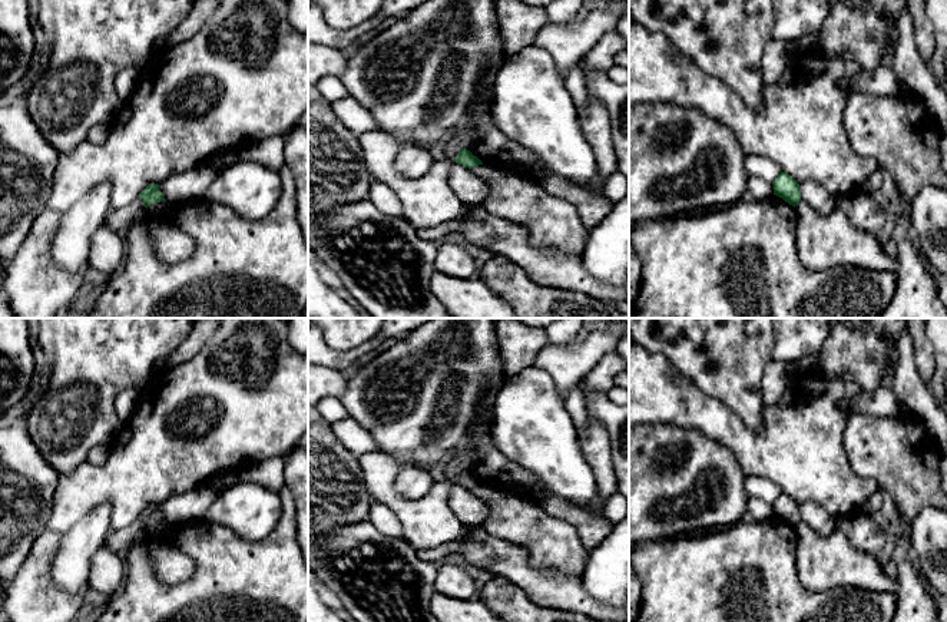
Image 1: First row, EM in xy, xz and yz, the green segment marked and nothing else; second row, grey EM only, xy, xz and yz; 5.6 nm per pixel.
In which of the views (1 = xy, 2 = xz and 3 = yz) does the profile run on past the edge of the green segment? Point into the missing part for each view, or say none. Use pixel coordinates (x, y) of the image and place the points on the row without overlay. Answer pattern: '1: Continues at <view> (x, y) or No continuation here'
1: No continuation here
2: No continuation here
3: No continuation here

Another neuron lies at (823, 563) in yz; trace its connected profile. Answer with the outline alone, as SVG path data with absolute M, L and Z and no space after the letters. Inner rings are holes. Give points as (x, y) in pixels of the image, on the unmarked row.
M801 520L795 530L797 570L805 589L821 592L841 586L873 592L898 590L897 582L883 572L877 556L855 549L838 527L822 537Z

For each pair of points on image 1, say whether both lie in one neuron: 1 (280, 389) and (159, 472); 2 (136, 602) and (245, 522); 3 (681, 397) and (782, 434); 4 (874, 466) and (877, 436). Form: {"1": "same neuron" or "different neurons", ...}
{"1": "same neuron", "2": "different neurons", "3": "same neuron", "4": "same neuron"}

